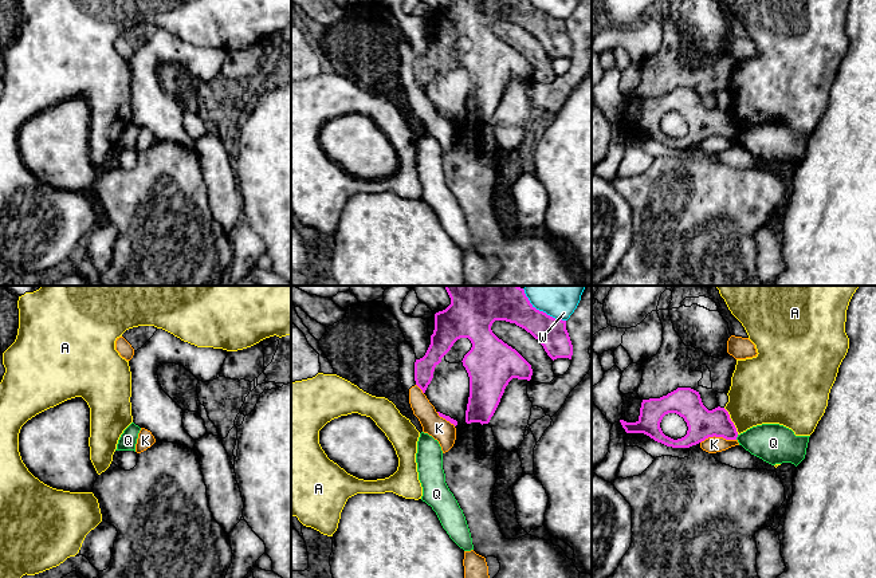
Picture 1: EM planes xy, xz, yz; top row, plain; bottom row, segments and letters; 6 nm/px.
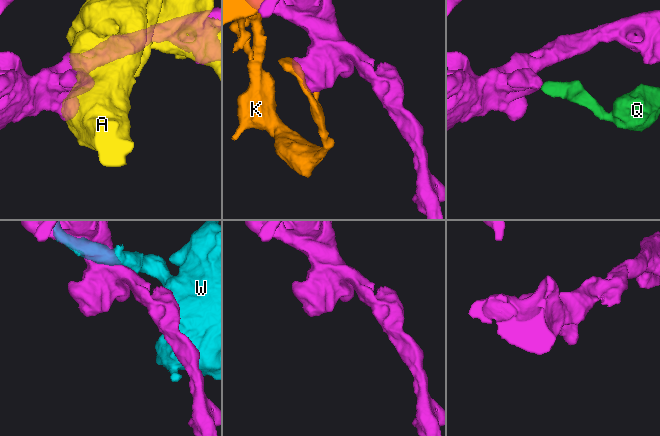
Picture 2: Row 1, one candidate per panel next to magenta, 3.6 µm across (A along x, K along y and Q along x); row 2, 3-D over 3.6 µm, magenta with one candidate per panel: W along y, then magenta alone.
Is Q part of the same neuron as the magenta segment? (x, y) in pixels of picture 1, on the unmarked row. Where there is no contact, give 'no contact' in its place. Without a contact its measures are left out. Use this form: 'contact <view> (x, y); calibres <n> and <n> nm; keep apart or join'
contact yz (737, 136); calibres 180 and 240 nm; keep apart

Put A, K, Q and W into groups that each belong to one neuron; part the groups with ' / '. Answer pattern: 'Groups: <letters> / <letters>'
Groups: A / K / Q / W

